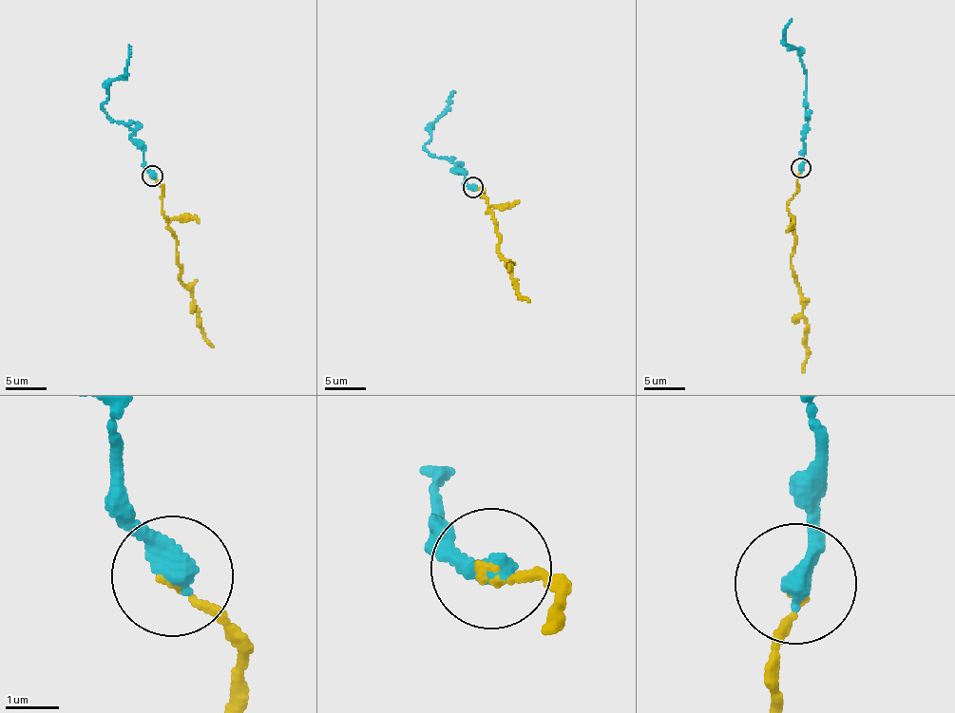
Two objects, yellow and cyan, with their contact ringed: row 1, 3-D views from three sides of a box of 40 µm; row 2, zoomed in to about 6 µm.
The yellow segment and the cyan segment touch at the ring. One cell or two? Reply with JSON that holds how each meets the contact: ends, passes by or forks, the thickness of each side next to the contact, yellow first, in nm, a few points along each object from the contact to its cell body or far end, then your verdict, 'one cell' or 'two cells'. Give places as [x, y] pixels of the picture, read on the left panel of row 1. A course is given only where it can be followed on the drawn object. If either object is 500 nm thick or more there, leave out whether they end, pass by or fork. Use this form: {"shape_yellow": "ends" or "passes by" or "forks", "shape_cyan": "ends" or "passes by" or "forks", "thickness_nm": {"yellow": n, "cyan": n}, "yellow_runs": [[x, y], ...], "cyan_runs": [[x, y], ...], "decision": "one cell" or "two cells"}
{"shape_yellow": "ends", "shape_cyan": "ends", "thickness_nm": {"yellow": 110, "cyan": 440}, "yellow_runs": [[151, 177], [162, 188], [163, 217], [172, 231], [181, 281], [197, 307], [197, 320], [202, 336], [213, 347]], "cyan_runs": [[152, 175], [143, 150], [131, 138], [133, 131], [103, 107], [108, 82], [124, 75], [129, 45]], "decision": "one cell"}

